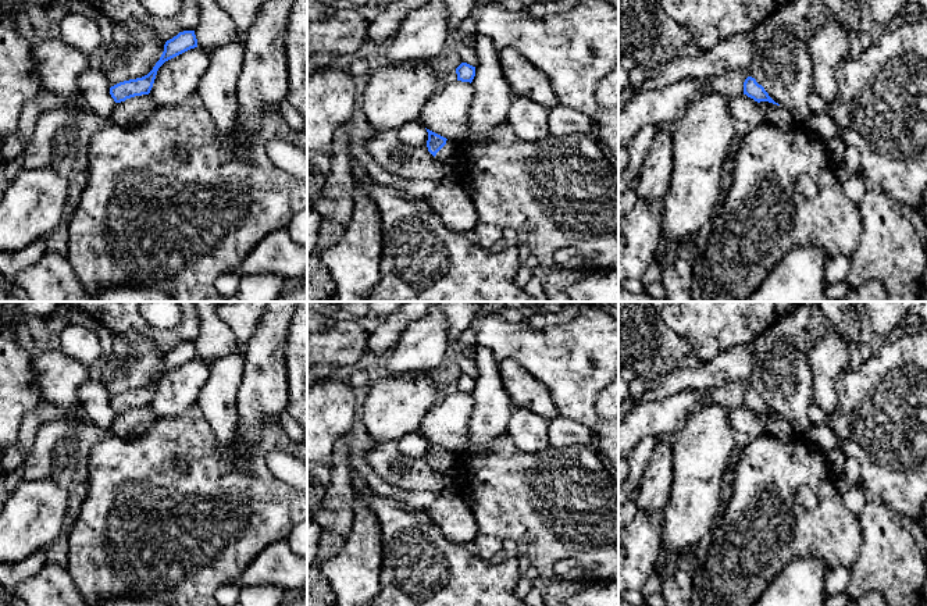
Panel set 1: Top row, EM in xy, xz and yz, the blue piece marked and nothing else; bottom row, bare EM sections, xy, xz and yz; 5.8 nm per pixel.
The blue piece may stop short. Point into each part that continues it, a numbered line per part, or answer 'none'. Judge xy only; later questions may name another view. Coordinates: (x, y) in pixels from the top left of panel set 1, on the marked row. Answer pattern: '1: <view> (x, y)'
none

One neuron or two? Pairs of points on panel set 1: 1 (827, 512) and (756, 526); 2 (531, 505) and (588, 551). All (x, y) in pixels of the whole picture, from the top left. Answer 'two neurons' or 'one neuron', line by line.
1: one neuron
2: one neuron

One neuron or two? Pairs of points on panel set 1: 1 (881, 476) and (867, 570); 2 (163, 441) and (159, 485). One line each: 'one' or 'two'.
1: two
2: one

